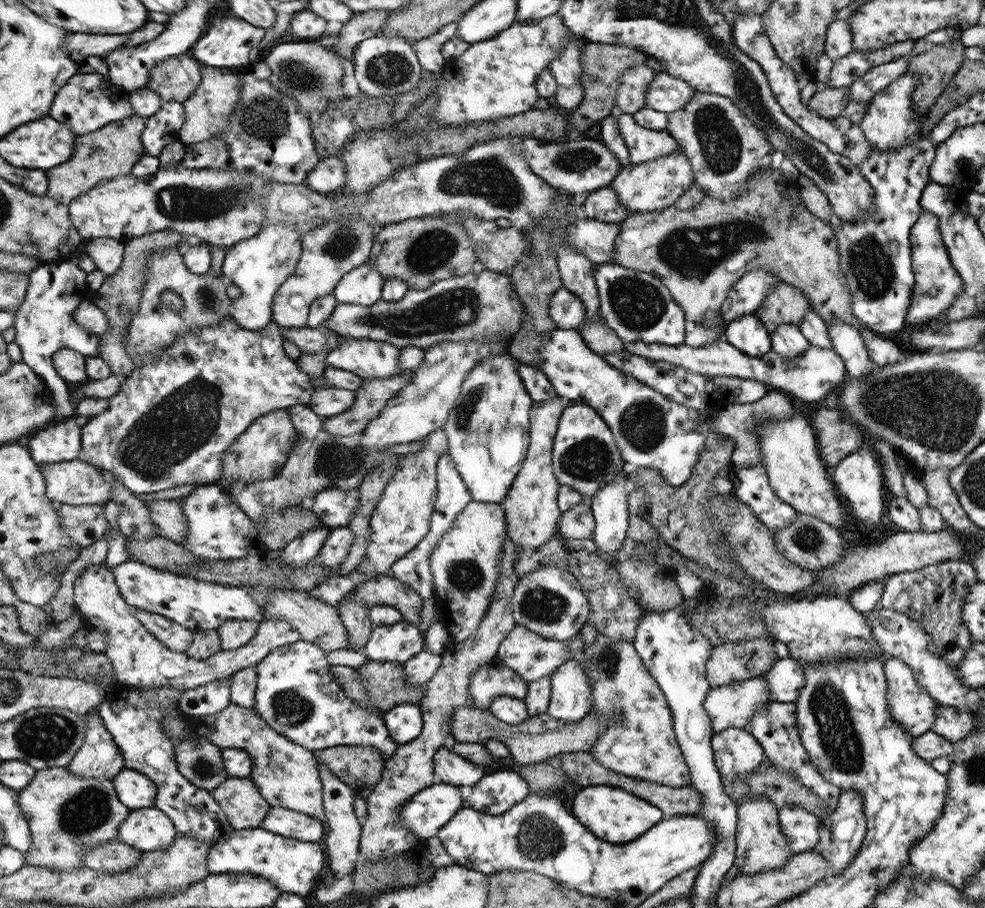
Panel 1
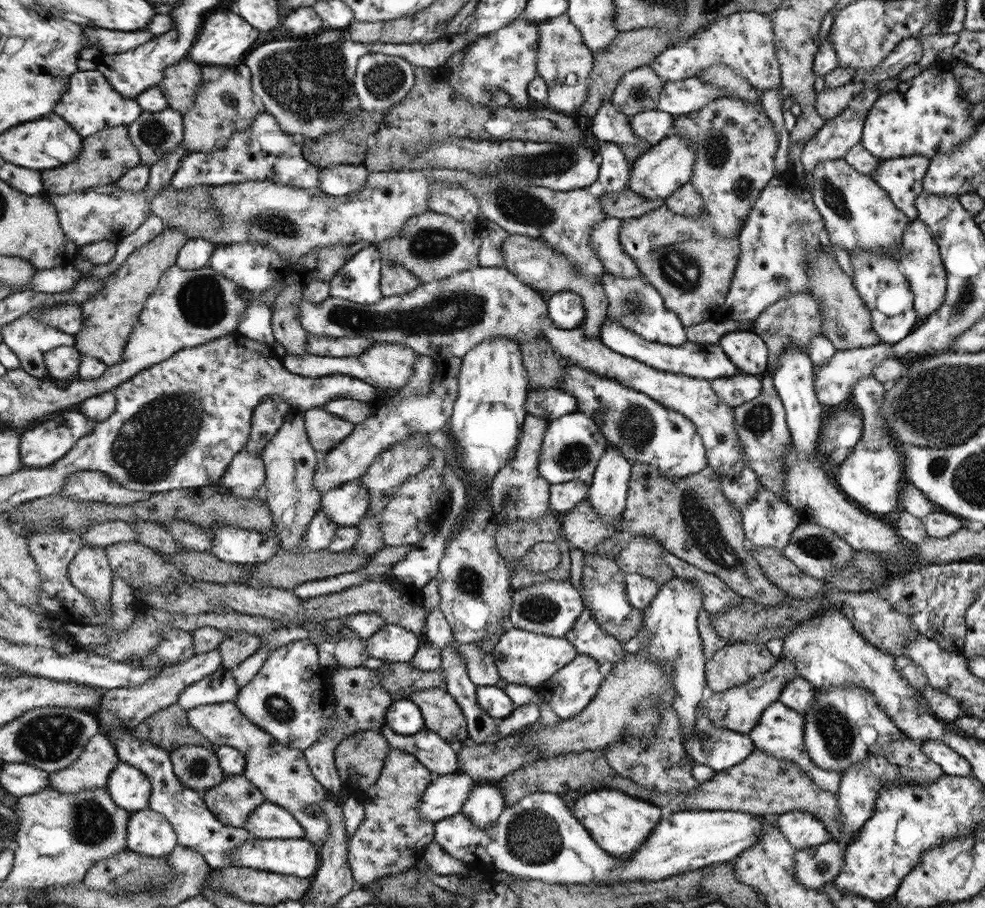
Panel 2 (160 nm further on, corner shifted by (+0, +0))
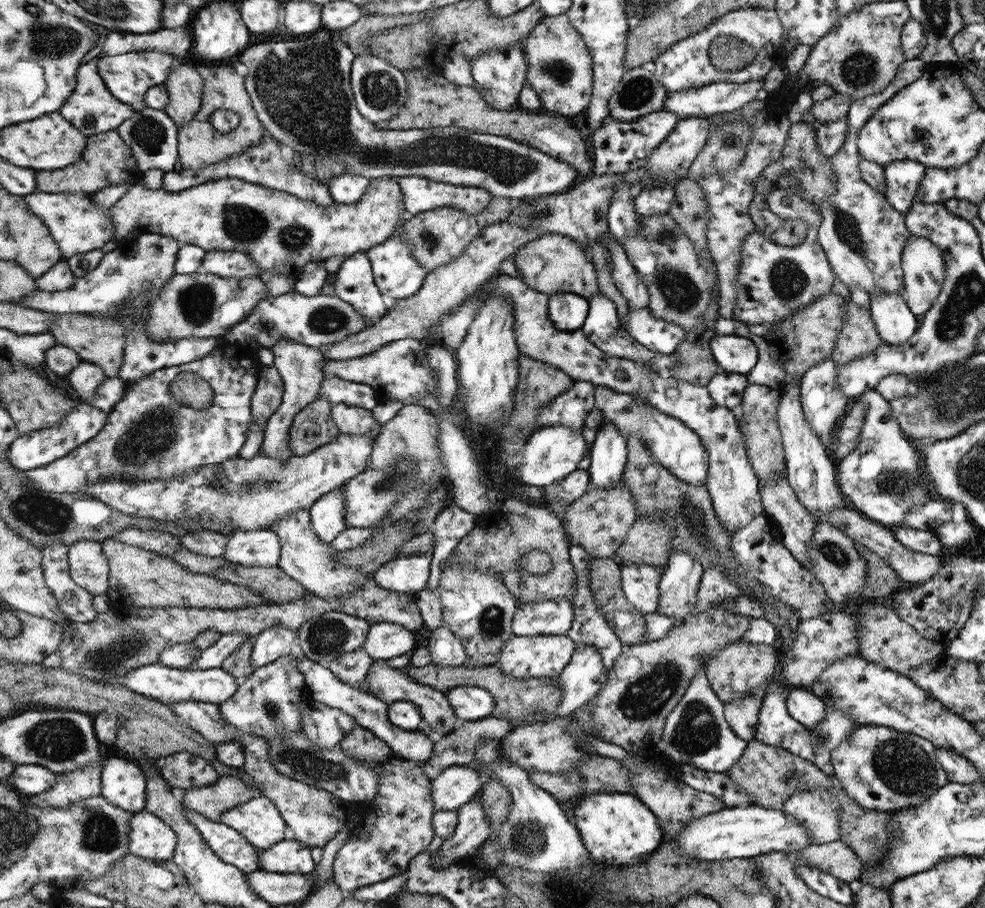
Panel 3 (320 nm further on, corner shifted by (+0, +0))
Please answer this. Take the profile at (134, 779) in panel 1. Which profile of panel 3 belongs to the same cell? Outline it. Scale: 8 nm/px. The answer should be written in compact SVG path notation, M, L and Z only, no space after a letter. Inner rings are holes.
M108 756L101 772L101 795L131 813L145 810L148 783L144 770L133 759Z

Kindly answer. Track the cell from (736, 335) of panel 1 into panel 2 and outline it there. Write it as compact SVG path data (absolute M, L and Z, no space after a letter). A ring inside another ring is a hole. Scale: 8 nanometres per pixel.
M736 329L720 338L718 345L746 375L768 372L769 349L761 335L748 329Z

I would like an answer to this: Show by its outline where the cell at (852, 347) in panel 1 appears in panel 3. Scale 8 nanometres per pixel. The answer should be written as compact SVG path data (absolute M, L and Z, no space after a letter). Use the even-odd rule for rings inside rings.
M875 388L860 394L858 402L866 404L866 418L861 439L854 450L837 463L837 485L848 505L886 527L903 526L907 512L915 506L924 510L925 502L937 499L928 482L920 480L920 460L912 442L890 410L891 406Z

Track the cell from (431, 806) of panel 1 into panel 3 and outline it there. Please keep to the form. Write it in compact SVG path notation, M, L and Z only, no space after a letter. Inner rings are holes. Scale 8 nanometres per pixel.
M471 764L452 765L432 780L431 796L435 810L455 810L481 795L482 774Z

